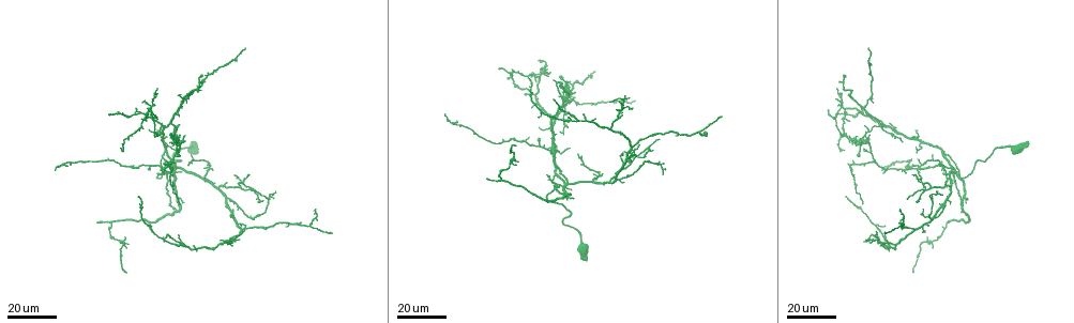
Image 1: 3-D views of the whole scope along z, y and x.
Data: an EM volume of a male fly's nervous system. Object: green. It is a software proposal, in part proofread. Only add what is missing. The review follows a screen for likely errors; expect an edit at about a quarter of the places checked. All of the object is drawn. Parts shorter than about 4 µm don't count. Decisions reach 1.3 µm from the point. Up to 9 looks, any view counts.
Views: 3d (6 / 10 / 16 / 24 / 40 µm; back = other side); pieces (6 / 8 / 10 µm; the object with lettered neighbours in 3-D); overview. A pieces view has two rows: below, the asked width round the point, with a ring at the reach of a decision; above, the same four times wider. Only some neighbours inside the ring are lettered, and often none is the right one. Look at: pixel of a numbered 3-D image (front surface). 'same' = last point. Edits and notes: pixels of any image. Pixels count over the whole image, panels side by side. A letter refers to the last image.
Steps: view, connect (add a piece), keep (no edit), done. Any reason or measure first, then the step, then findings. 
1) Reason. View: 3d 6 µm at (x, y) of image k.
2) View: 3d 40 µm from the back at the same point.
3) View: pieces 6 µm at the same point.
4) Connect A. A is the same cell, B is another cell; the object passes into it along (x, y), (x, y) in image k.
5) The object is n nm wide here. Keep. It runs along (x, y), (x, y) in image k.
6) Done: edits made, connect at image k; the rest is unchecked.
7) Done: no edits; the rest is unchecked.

Free end. View: 3d 16 µm at (158, 174) of image 1.

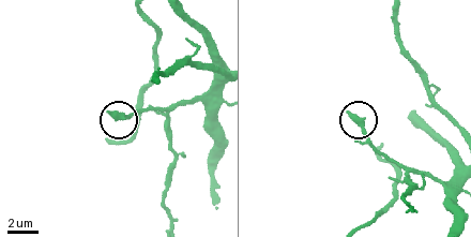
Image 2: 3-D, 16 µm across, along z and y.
View: pieces 10 µm at (108, 112) of image 2.

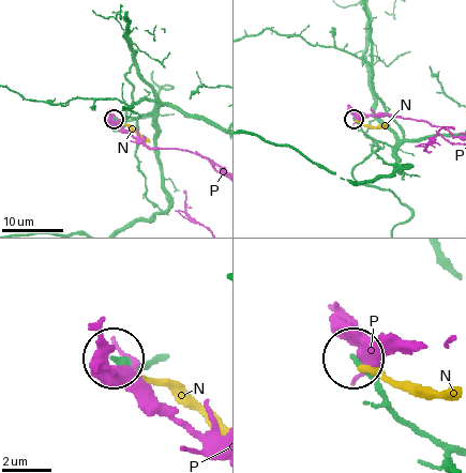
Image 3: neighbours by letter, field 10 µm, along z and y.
The object is 310 nm wide here. Keep. N and P are other cells; it runs along (453, 445), (422, 435), (357, 357) in image 3; no lettered piece goes on from it.

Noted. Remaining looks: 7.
An open end. View: 3d 24 µm at (138, 195) of image 1.

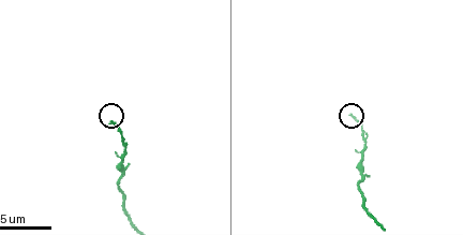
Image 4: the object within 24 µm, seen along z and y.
View: pieces 6 µm at (352, 115) of image 4.

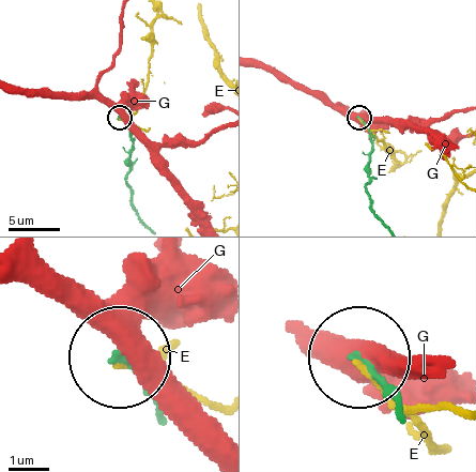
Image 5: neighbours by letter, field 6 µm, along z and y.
Keep. E and G are other cells; it runs along (141, 218), (127, 181), (133, 137), (121, 118) in image 5; none of them fits.

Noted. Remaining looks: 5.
End of a long branch. View: 3d 16 µm at (125, 272) of image 1.

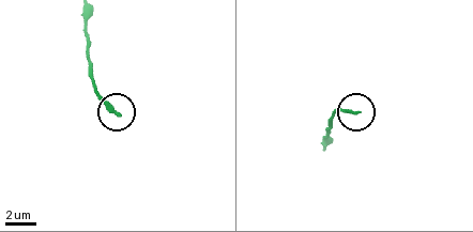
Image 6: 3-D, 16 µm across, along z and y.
View: pieces 6 µm at (360, 110) of image 6.

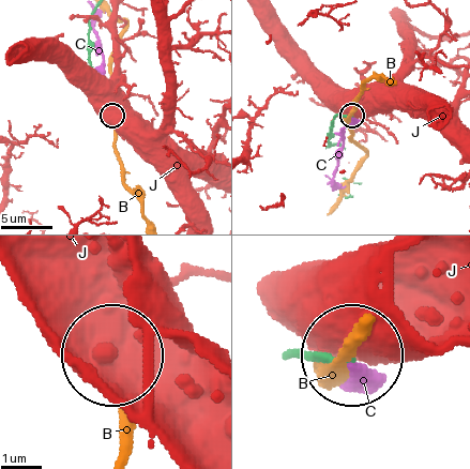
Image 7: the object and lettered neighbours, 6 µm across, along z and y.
Keep. B, C and J are other cells; none of them fits.

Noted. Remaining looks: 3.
View: 3d 24 µm at (99, 222) of image 1.

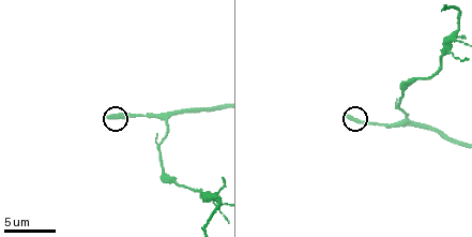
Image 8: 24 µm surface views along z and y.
View: pieces 10 µm at (350, 118) of image 8.

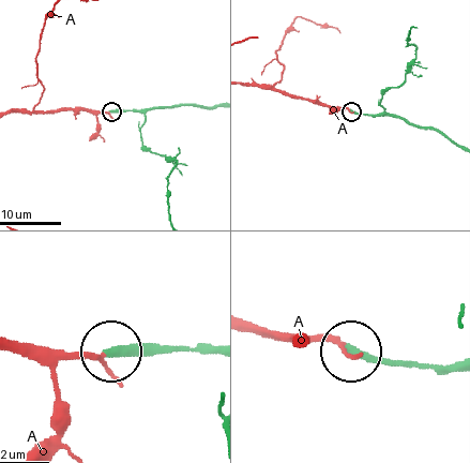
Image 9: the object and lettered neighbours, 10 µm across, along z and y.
Connect A. A is the same cell; the object passes into it along (365, 115), (259, 87) in image 9; the neuron continues.

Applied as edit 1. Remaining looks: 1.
Done: edits made, connect at image 9; the rest is unchecked.

